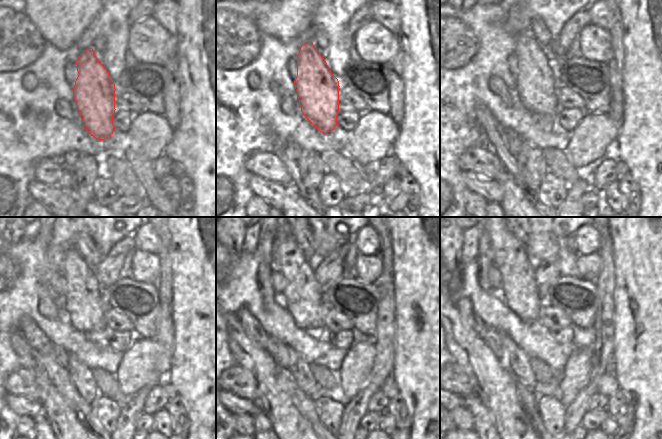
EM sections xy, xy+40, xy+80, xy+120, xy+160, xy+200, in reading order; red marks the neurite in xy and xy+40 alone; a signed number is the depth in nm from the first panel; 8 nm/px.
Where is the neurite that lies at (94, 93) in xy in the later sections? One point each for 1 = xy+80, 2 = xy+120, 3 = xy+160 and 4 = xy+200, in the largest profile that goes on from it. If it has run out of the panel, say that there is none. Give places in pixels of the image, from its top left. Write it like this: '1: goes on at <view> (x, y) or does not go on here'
1: goes on at xy+80 (536, 80)
2: goes on at xy+120 (84, 302)
3: goes on at xy+160 (304, 295)
4: goes on at xy+200 (517, 270)

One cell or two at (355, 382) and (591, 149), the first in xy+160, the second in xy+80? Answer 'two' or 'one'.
one

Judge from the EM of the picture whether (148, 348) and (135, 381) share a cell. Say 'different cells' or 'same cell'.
same cell

